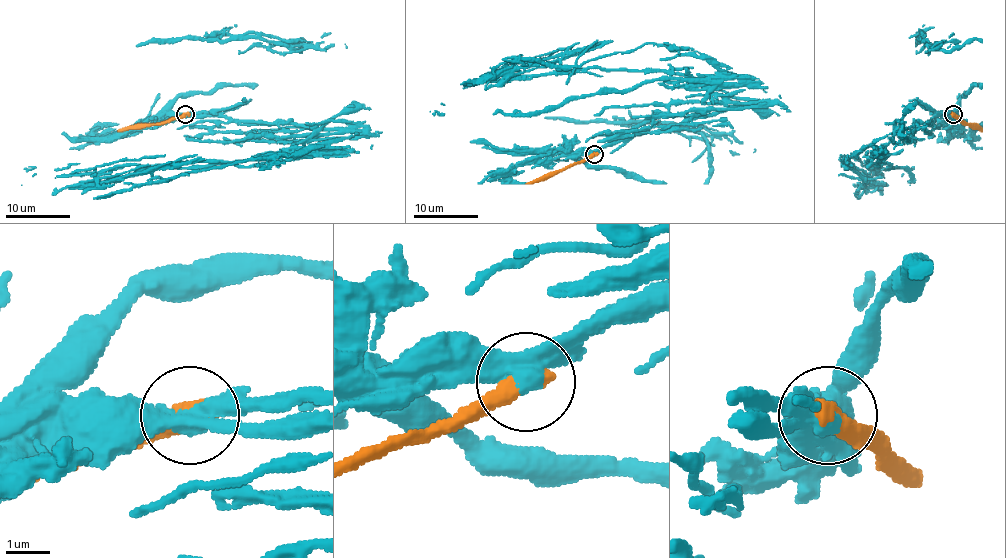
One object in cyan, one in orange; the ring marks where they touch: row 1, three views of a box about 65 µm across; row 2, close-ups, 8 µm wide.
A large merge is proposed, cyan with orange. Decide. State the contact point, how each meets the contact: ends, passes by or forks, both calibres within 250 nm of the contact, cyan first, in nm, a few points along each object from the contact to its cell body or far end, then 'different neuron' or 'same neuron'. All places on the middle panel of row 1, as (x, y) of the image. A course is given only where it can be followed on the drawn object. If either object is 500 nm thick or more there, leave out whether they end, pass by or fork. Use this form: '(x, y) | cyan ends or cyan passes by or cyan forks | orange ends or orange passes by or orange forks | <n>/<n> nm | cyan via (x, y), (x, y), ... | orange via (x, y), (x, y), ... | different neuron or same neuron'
(594, 154) | 480/550 nm | cyan via (594, 154), (737, 104), (668, 71), (580, 67), (493, 75), (574, 45) | orange via (594, 154), (526, 183) | different neuron

